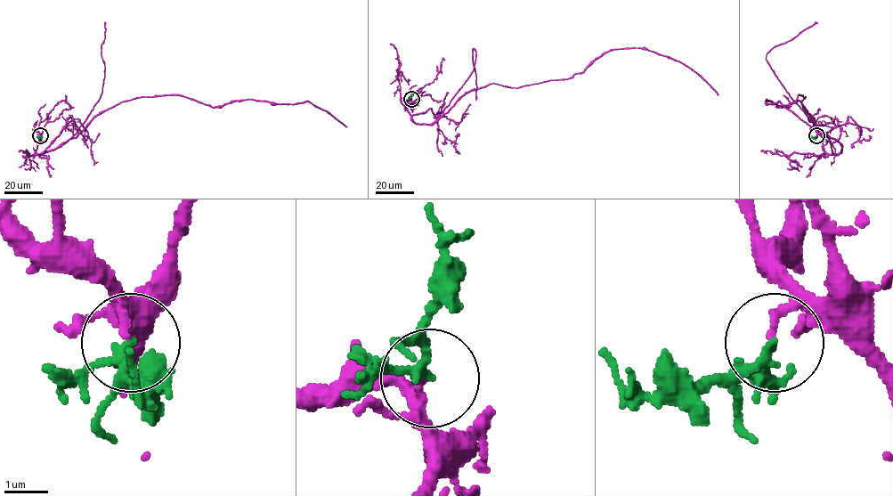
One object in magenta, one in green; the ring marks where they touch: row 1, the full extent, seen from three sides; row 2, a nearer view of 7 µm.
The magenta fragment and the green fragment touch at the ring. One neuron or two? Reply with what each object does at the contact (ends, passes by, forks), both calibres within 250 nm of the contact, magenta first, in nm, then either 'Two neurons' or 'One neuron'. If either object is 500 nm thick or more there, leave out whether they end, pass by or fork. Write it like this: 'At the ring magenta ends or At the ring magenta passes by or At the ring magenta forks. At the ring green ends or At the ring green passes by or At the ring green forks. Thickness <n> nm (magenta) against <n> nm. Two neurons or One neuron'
At the ring magenta ends. At the ring green passes by. Thickness 180 nm (magenta) against 180 nm. Two neurons

